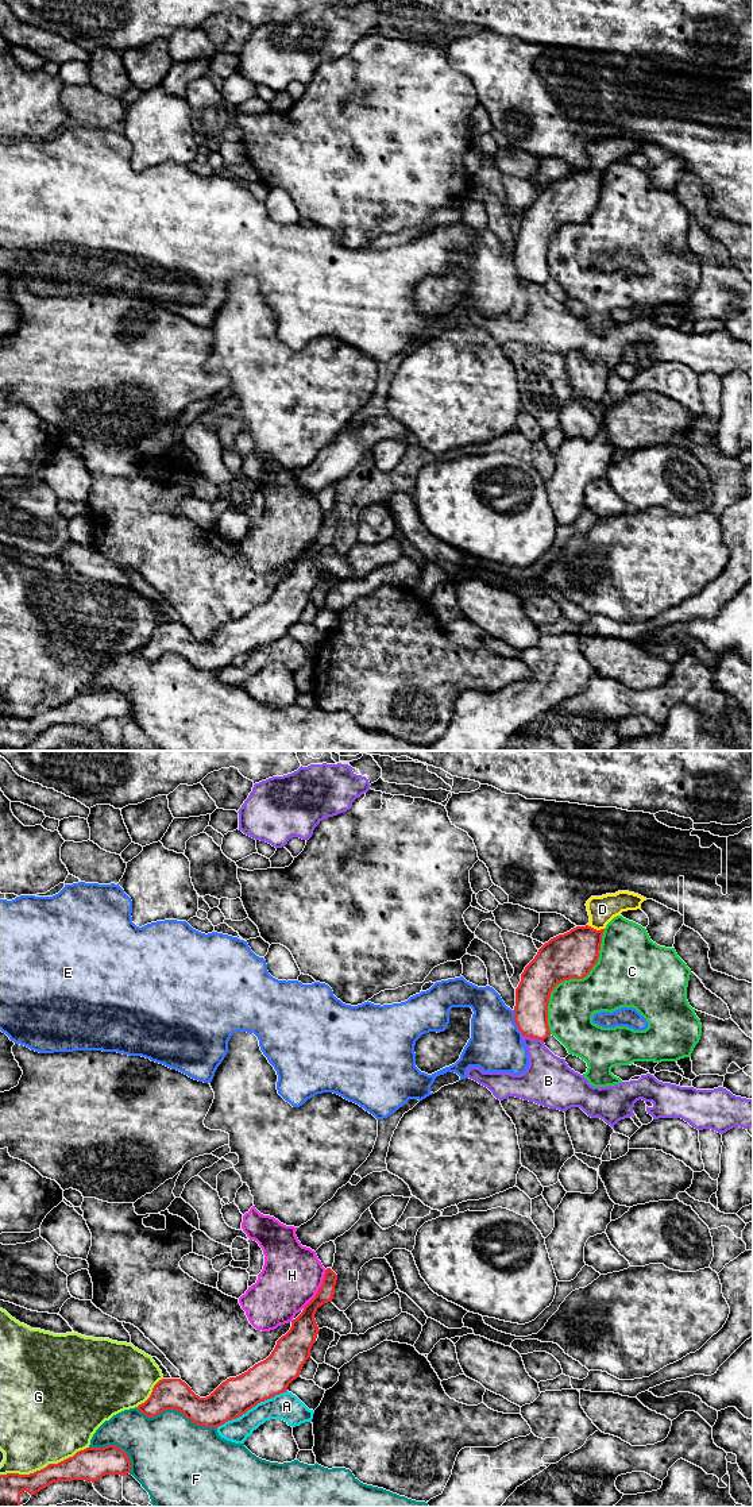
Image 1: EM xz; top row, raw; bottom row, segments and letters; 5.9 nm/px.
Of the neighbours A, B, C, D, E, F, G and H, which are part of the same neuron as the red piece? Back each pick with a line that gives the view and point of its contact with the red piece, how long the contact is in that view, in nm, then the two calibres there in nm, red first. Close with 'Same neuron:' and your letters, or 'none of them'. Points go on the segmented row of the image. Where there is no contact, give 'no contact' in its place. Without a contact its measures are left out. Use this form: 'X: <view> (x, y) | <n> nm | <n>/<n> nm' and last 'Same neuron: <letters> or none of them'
D: xz (595, 929) | 110 nm | 280/160 nm
Same neuron: D

